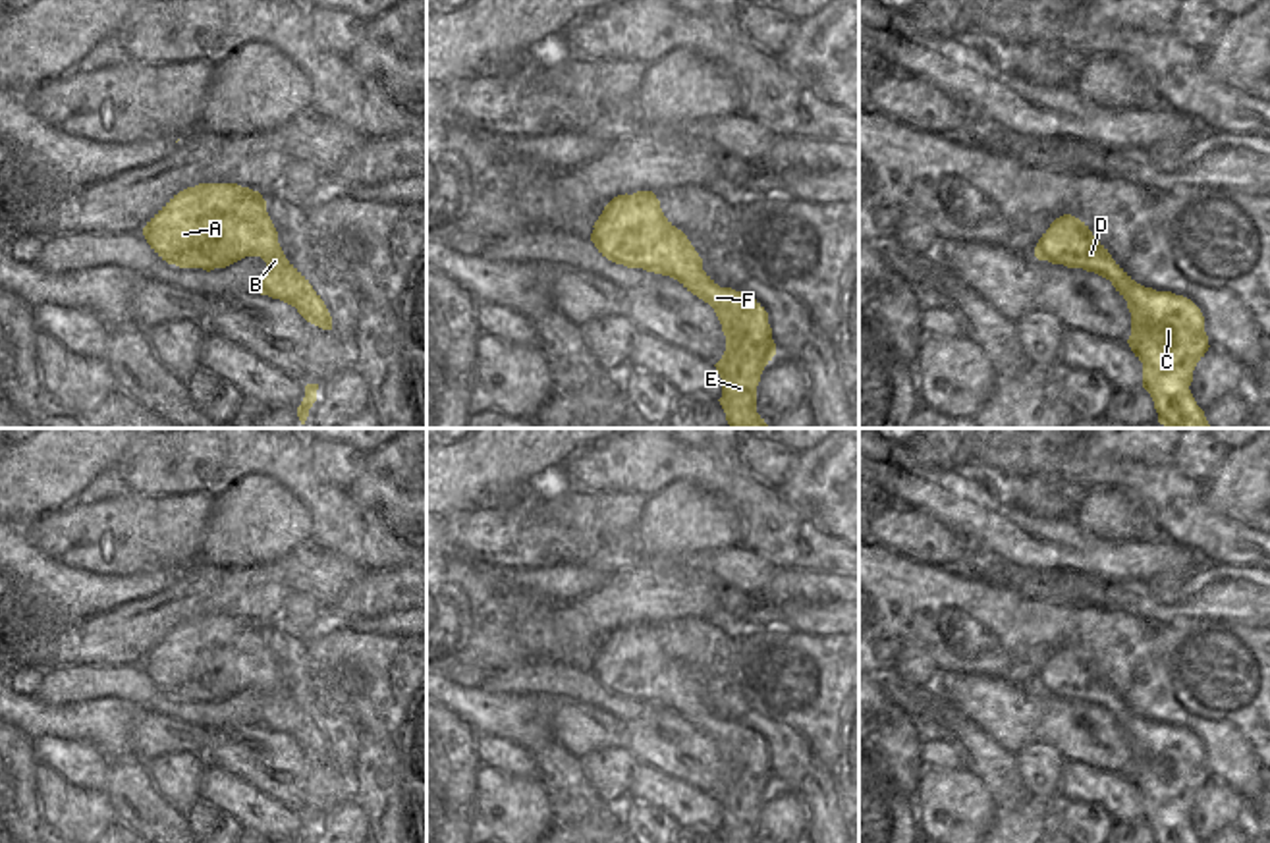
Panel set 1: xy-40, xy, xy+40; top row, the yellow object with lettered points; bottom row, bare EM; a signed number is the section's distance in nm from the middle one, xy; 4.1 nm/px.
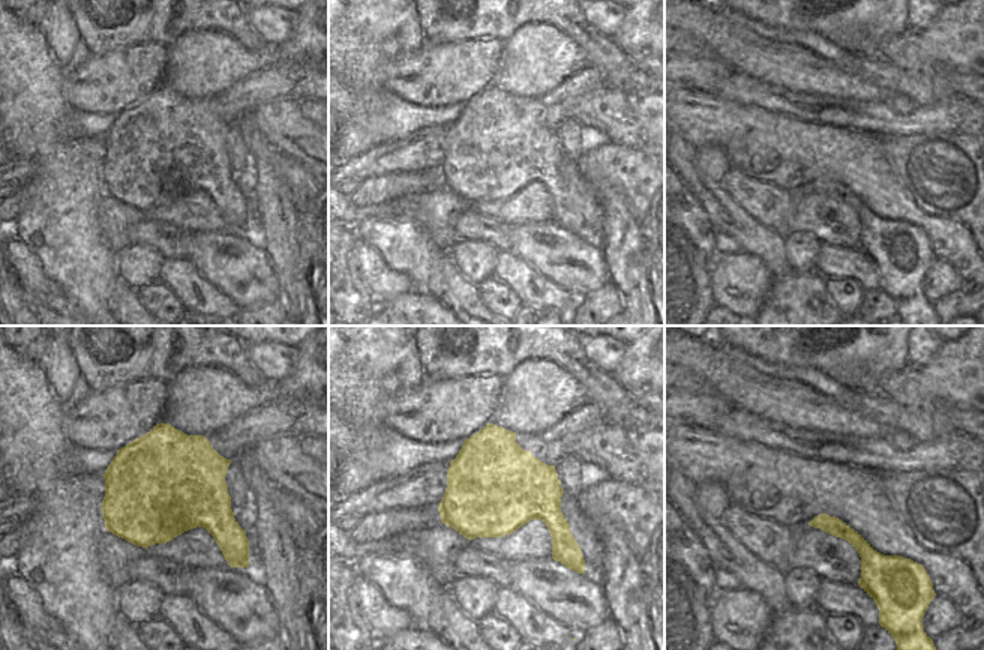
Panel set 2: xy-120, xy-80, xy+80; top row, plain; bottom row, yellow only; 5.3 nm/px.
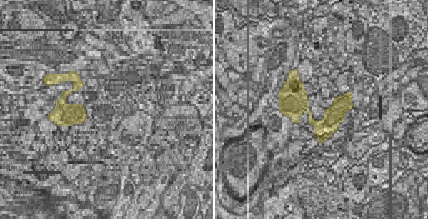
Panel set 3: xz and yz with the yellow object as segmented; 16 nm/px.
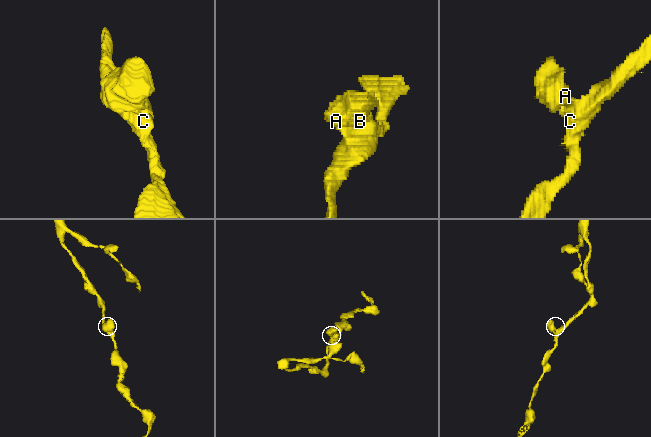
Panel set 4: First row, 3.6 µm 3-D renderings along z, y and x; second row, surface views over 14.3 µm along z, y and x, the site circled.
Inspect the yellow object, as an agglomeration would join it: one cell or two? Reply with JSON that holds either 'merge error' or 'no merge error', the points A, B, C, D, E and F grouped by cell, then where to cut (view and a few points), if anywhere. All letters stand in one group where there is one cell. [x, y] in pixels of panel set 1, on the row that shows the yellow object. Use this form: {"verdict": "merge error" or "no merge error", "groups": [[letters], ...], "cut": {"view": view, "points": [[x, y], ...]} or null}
{"verdict": "no merge error", "groups": [["A", "B", "C", "D", "E", "F"]], "cut": null}

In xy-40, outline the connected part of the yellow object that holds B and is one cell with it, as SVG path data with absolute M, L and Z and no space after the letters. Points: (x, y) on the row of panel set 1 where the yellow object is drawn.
M199 183L174 195L143 228L151 249L179 268L226 268L245 257L266 262L261 295L297 309L332 330L332 316L309 280L286 258L259 191L237 183Z

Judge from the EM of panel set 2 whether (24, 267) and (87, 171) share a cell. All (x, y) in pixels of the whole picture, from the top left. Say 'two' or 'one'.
two

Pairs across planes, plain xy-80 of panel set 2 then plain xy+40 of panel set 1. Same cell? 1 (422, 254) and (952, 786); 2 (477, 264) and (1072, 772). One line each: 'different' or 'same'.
1: different
2: different

